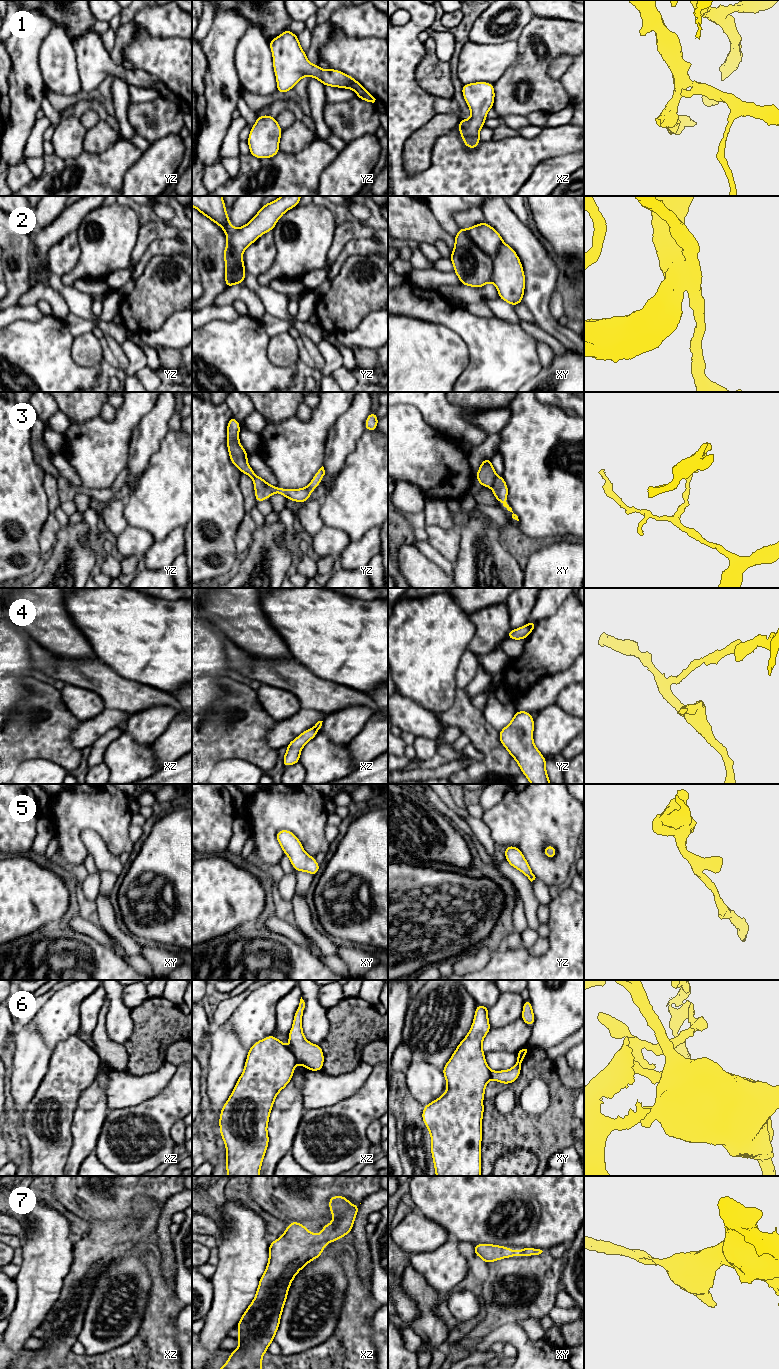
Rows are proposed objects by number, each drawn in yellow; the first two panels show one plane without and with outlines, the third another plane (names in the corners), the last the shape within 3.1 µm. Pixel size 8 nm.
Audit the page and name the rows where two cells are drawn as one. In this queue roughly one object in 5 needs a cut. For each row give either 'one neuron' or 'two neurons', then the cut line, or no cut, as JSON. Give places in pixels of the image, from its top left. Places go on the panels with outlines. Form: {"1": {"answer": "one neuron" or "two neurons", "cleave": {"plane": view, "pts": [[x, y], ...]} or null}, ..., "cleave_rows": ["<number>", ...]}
{"1": {"answer": "one neuron", "cleave": null}, "2": {"answer": "one neuron", "cleave": null}, "3": {"answer": "two neurons", "cleave": {"plane": "xy", "pts": [[496, 475], [489, 486]]}}, "4": {"answer": "two neurons", "cleave": {"plane": "yz", "pts": [[527, 624], [530, 631]]}}, "5": {"answer": "one neuron", "cleave": null}, "6": {"answer": "one neuron", "cleave": null}, "7": {"answer": "one neuron", "cleave": null}, "cleave_rows": ["3", "4"]}

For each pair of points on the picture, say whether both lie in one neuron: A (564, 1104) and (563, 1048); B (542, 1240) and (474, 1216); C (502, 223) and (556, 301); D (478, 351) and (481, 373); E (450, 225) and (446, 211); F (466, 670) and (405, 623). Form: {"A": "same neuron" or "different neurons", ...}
{"A": "different neurons", "B": "same neuron", "C": "different neurons", "D": "same neuron", "E": "same neuron", "F": "different neurons"}

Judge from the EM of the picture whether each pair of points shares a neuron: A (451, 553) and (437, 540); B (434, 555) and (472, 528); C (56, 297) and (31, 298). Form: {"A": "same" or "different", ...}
{"A": "same", "B": "different", "C": "same"}

